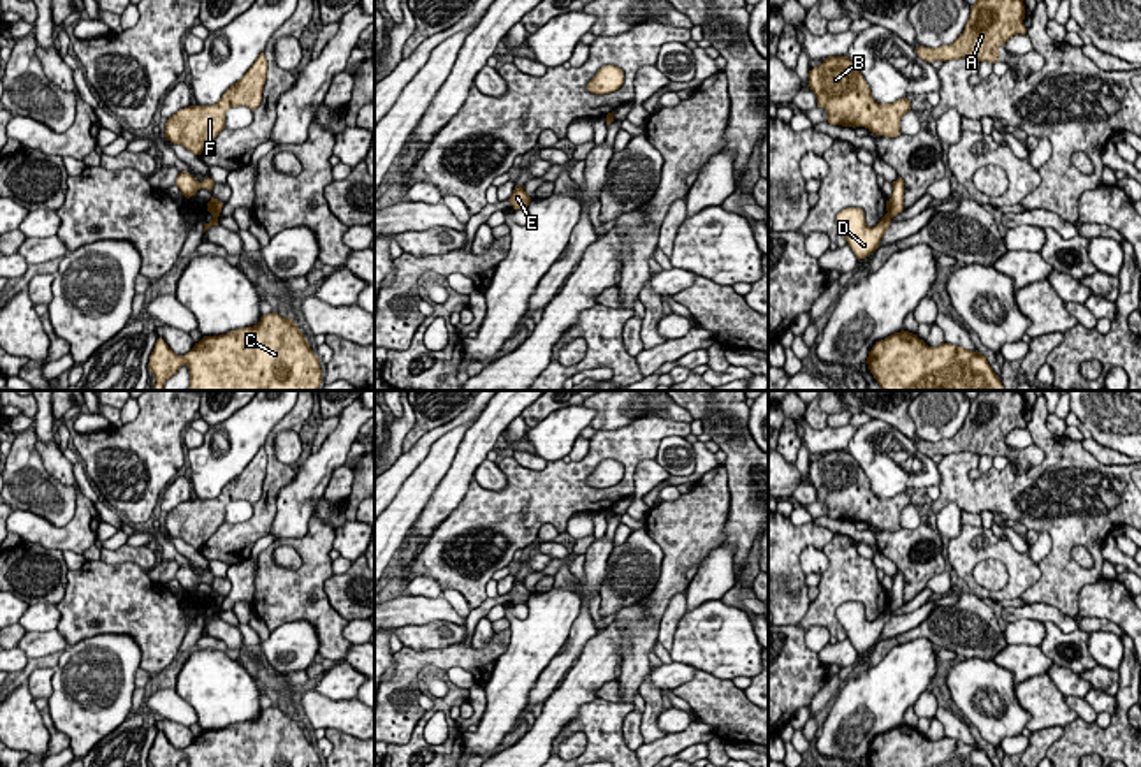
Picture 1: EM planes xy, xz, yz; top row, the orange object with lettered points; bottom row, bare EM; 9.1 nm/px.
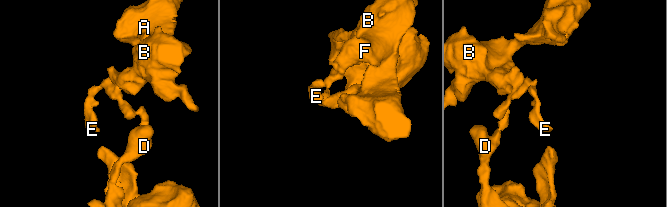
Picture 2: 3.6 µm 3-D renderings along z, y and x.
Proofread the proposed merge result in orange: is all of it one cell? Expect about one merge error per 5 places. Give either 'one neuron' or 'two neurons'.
two neurons

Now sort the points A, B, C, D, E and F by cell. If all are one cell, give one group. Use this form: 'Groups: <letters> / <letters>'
Groups: A B E F / C D

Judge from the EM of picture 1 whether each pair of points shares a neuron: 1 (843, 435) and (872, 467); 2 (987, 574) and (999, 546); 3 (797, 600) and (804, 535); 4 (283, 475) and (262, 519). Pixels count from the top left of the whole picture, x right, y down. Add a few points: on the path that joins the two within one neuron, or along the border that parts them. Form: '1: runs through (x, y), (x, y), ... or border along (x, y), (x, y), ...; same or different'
1: border along (858, 428), (846, 449); different
2: border along (971, 572), (990, 590), (999, 590), (1010, 579); different
3: runs through (790, 584), (790, 551); same
4: runs through (273, 486), (264, 509); same

